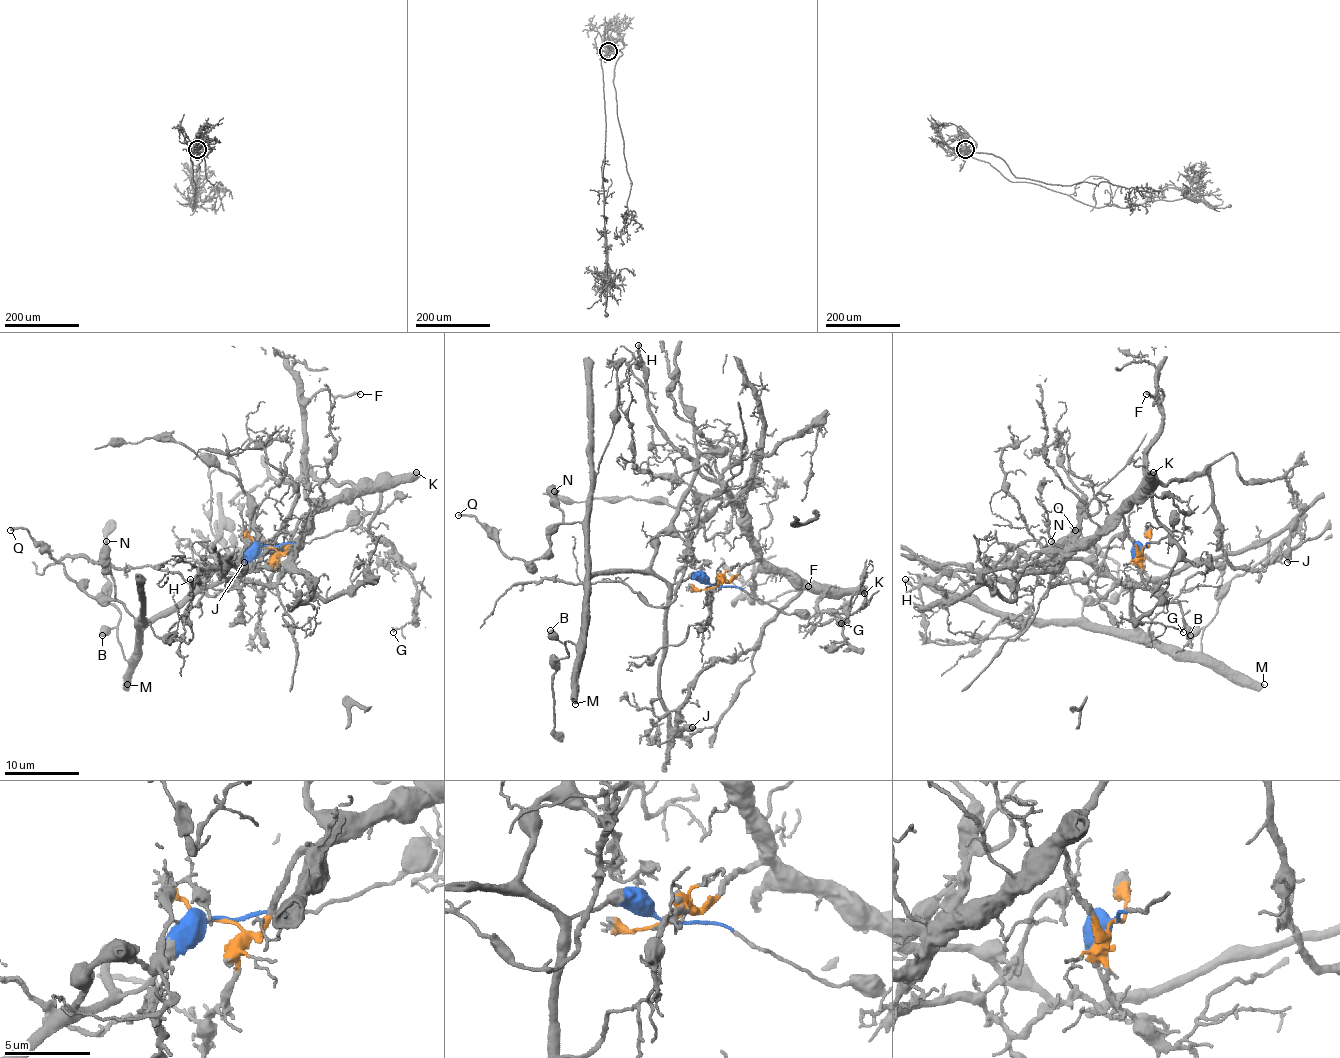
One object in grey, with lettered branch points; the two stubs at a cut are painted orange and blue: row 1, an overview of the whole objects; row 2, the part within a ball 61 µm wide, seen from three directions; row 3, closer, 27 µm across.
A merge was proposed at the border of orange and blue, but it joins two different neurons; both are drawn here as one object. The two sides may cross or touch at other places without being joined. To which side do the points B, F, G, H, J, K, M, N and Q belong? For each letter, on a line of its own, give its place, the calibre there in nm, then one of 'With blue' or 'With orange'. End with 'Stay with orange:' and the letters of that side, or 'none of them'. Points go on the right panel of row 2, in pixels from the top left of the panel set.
B: Place: (1190, 635). Thickness 650 nm. With blue
F: Place: (1146, 394). Thickness 280 nm. With orange
G: Place: (1183, 632). Thickness 200 nm. With orange
H: Place: (905, 579). Thickness 280 nm. With orange
J: Place: (1287, 562). Thickness 600 nm. With blue
K: Place: (1153, 472). Thickness 600 nm. With orange
M: Place: (1264, 684). Thickness 440 nm. With blue
N: Place: (1051, 541). Thickness 460 nm. With blue
Q: Place: (1075, 530). Thickness 240 nm. With blue
Stay with orange: F, G, H, K

